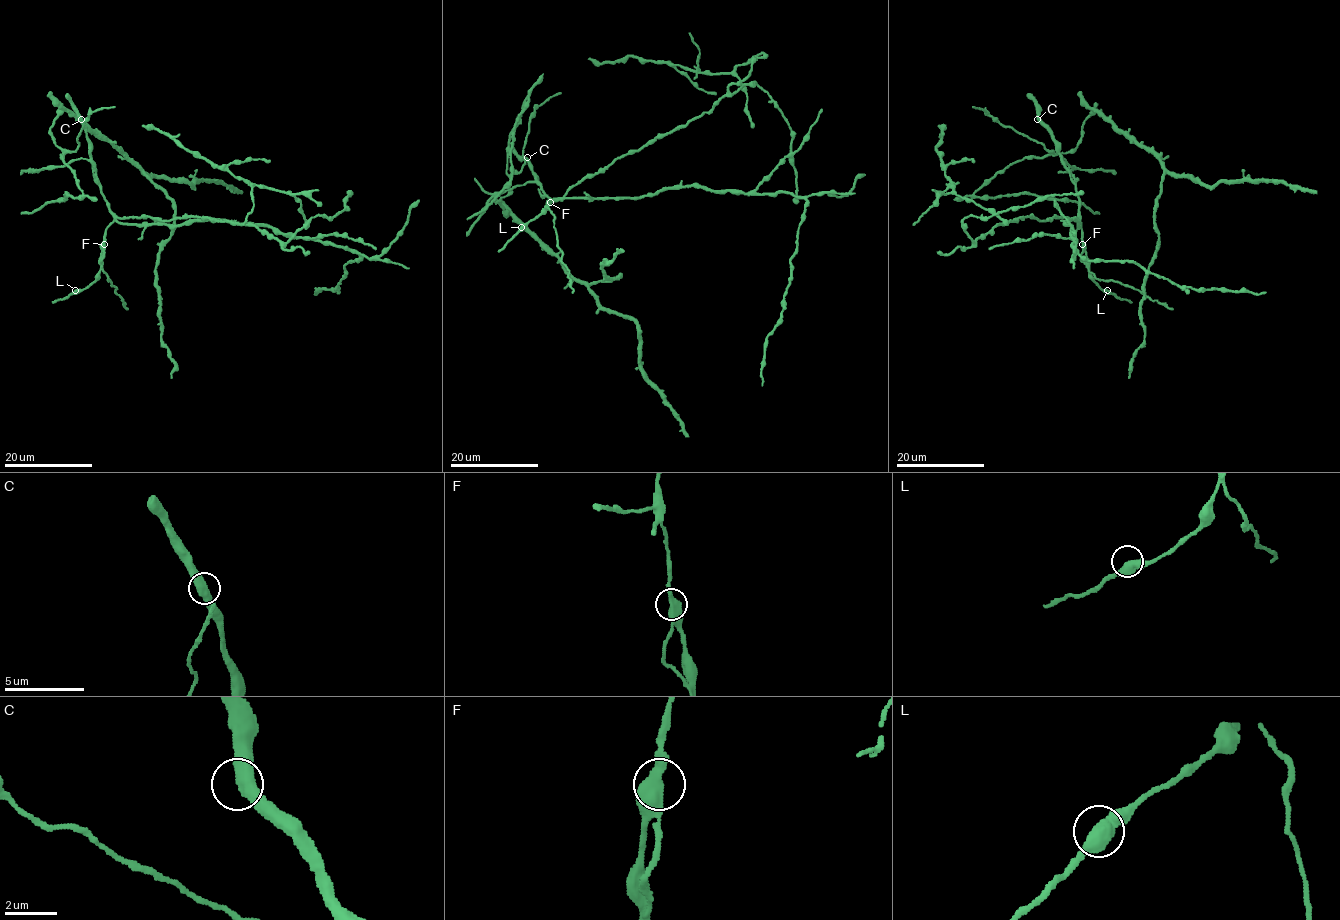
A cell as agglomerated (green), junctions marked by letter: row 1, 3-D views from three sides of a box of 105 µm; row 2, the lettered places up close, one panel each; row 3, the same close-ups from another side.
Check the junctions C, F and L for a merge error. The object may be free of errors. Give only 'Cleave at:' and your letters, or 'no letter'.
Cleave at: F

